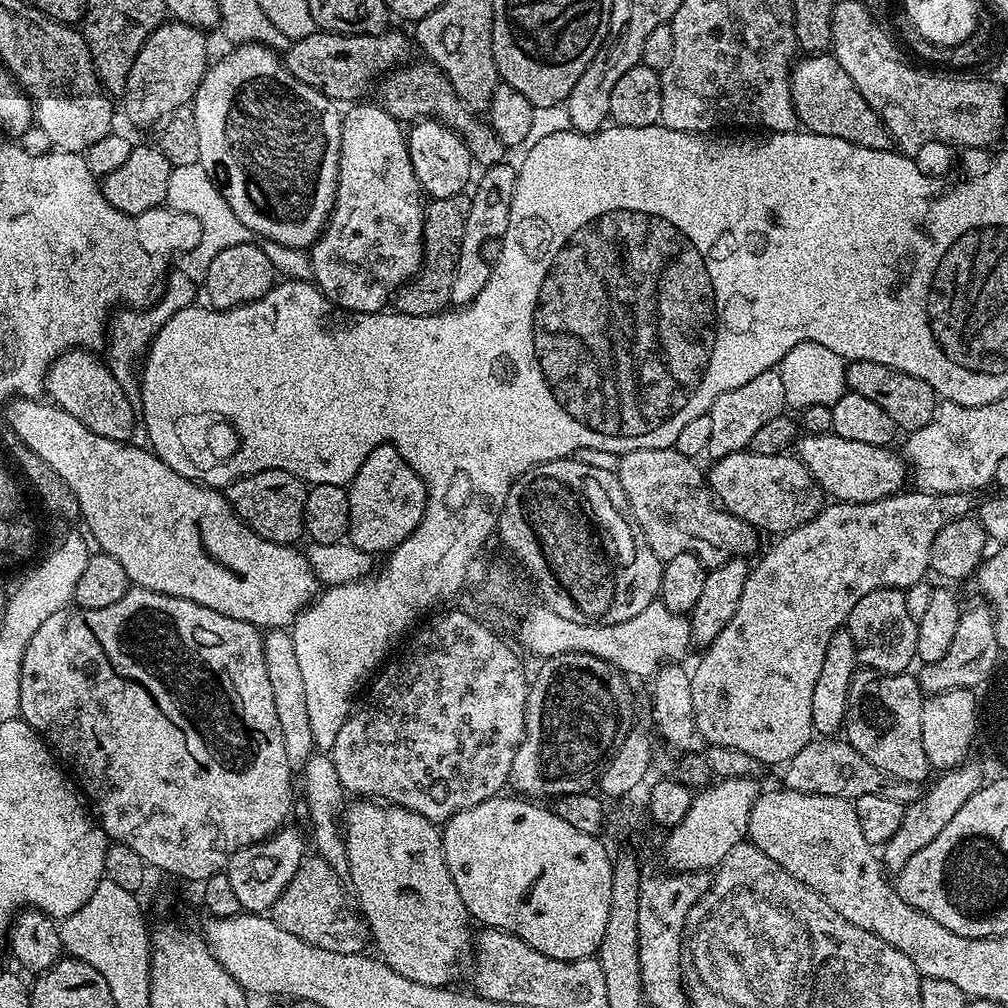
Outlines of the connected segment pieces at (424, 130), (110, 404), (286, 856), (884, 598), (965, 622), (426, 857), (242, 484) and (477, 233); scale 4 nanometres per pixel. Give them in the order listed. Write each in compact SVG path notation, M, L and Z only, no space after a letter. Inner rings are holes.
M419 119L407 129L406 135L414 174L418 178L421 189L431 199L459 196L469 187L470 181L473 179L474 163L470 150L467 149L466 142L459 133L444 123L440 123L439 120ZM468 179L470 179L469 184Z
M68 349L61 352L53 360L45 379L47 395L50 394L54 404L73 414L74 418L78 418L94 433L111 440L129 441L136 413L107 365L93 356L95 355L87 349Z
M285 826L268 839L239 848L232 853L226 871L230 878L230 887L234 890L241 909L257 914L272 909L278 902L282 890L286 890L290 878L294 878L294 874L300 869L301 862L306 858L306 836L292 827Z
M879 588L870 590L866 598L854 606L848 615L846 630L854 638L856 643L856 658L863 667L873 668L875 672L908 672L911 664L916 660L916 647L918 646L917 621L910 618L910 613L906 610L905 593L898 588Z
M984 602L972 604L961 611L958 618L958 631L950 642L943 658L933 664L920 664L918 679L920 691L925 694L935 694L946 690L958 690L959 688L979 689L979 684L997 670L999 658L999 642L996 633L996 617L989 605Z
M356 798L351 802L353 804L350 805L349 803L342 812L344 840L346 852L349 855L350 884L351 887L356 887L356 896L360 899L358 908L362 913L364 923L368 925L370 940L374 948L376 944L377 950L375 949L375 951L378 953L379 959L383 960L385 964L389 964L398 974L402 974L402 978L410 978L410 982L422 982L426 986L434 986L435 988L451 985L453 983L451 980L460 972L460 963L467 956L469 959L470 953L473 951L474 931L472 932L471 926L473 927L473 925L470 923L466 906L454 886L454 878L450 878L450 870L446 866L444 837L441 829L433 821L427 820L422 814L400 808L397 804L377 802L372 798Z
M281 468L262 470L258 474L232 481L226 489L226 495L228 505L236 511L236 515L262 538L275 544L295 545L296 539L305 535L304 503L308 497L308 488L305 481L294 474Z
M508 162L485 167L475 181L470 195L470 218L466 218L466 234L462 238L462 250L458 270L454 270L454 286L452 287L452 304L463 306L471 304L474 298L482 292L482 286L492 273L492 264L489 261L480 260L480 251L484 244L499 241L506 234L506 226L510 226L510 202L514 202L514 186L516 185L517 169L512 168Z

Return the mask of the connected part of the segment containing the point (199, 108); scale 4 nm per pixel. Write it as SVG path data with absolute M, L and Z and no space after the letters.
M241 44L231 49L229 56L224 56L220 61L213 63L205 72L202 82L198 86L196 95L190 105L194 114L194 122L198 126L198 154L200 164L213 180L217 188L230 202L230 210L238 214L238 222L250 230L256 232L257 237L264 240L273 240L281 243L282 246L298 248L303 250L311 249L328 225L328 216L336 201L336 187L338 186L338 170L340 169L340 139L342 138L342 112L337 101L328 99L318 90L306 86L306 82L298 82L294 74L290 74L285 68L283 59L275 51L265 44Z

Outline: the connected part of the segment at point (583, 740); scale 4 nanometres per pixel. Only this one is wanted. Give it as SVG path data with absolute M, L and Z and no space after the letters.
M567 652L547 657L541 664L544 665L528 690L528 727L518 754L514 754L510 784L517 788L517 793L528 798L555 798L591 789L597 783L614 745L617 741L624 741L634 727L632 688L625 673L602 658L594 658L594 654Z

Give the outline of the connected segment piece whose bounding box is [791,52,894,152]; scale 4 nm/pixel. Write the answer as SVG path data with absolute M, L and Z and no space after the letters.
M831 53L805 55L793 65L791 76L791 98L794 102L796 119L808 132L824 137L842 138L856 146L870 150L889 151L894 144L881 116L863 98L847 74Z

